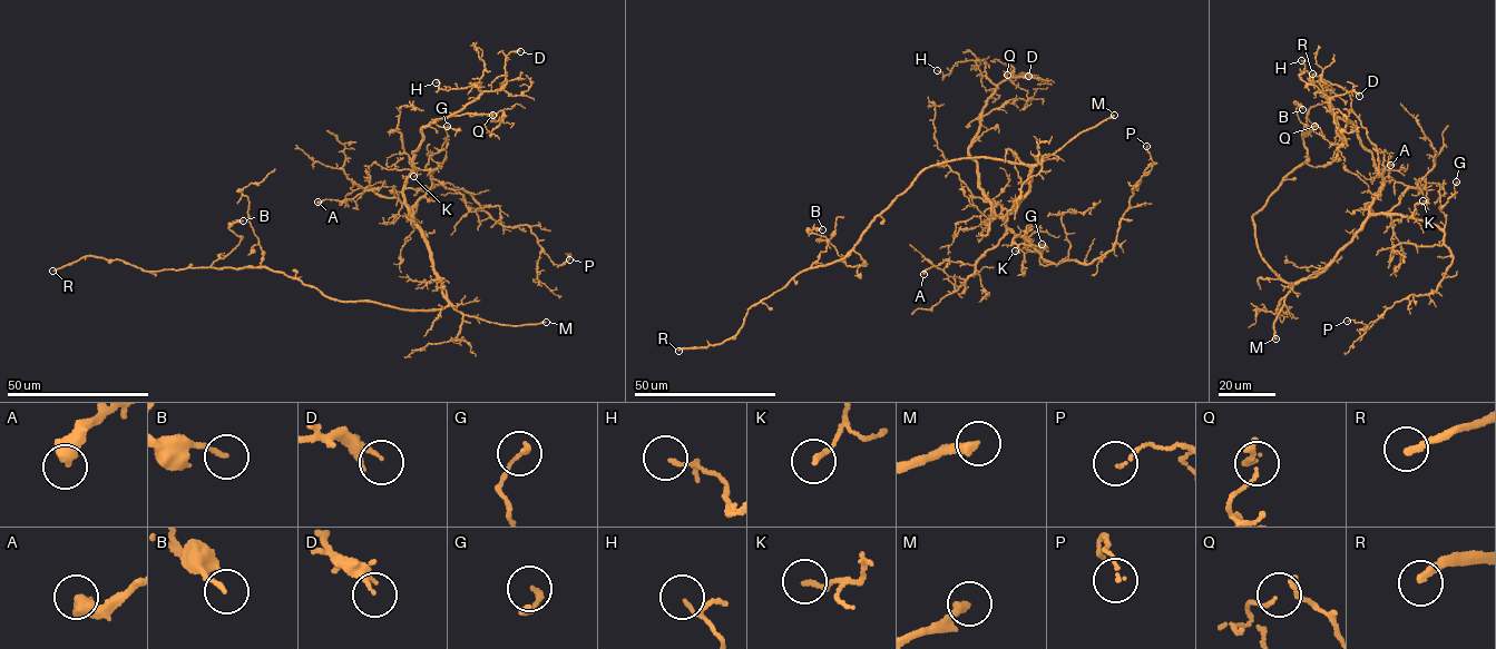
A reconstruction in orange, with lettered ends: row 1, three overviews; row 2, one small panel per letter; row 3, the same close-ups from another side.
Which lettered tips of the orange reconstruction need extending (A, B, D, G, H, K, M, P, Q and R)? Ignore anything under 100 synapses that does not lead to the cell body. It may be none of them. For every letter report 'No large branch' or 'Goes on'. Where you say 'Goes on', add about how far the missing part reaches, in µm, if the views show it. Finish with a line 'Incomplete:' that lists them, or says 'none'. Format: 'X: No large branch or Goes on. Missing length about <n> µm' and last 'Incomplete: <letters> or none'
A: No large branch
B: No large branch
D: No large branch
G: No large branch
H: No large branch
K: No large branch
M: Goes on. Missing length about 50 µm
P: No large branch
Q: No large branch
R: Goes on. Missing length about 110 µm
Incomplete: M, R

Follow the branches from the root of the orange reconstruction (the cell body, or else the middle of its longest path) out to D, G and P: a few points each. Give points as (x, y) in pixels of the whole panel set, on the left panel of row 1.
D: (434, 310), (448, 303), (403, 190), (413, 153), (422, 127), (505, 85), (507, 56), (520, 51)
G: (434, 310), (448, 303), (411, 212), (430, 187), (439, 183), (431, 171), (445, 159), (447, 126)
P: (434, 310), (448, 303), (411, 212), (433, 185), (461, 188), (505, 227), (528, 226), (555, 264), (569, 259)

